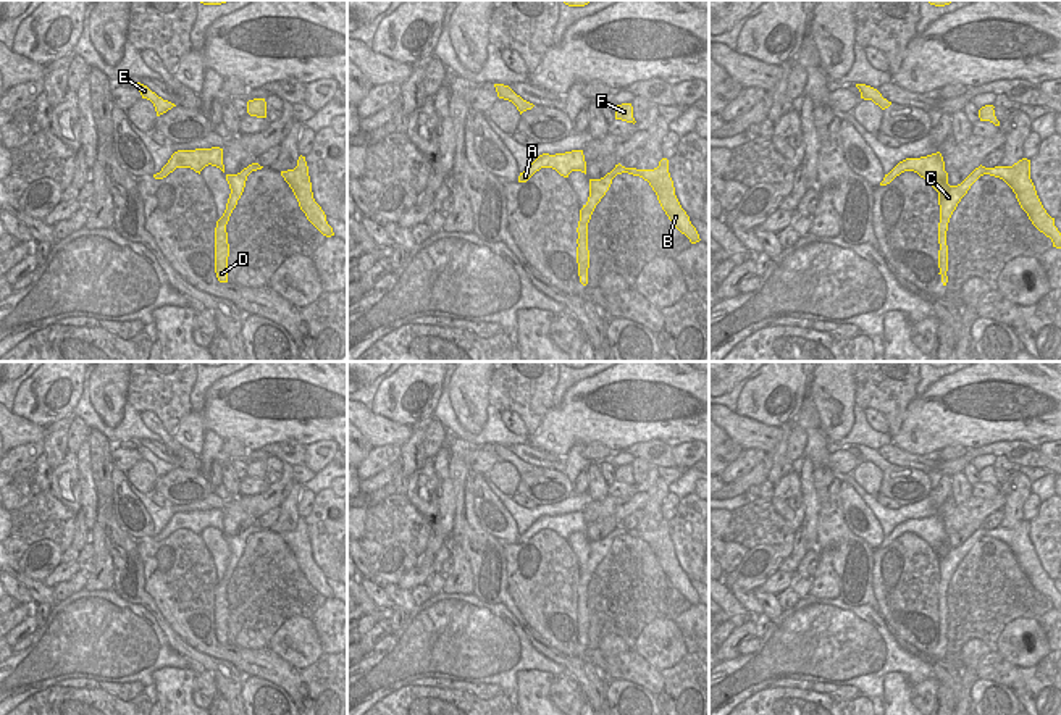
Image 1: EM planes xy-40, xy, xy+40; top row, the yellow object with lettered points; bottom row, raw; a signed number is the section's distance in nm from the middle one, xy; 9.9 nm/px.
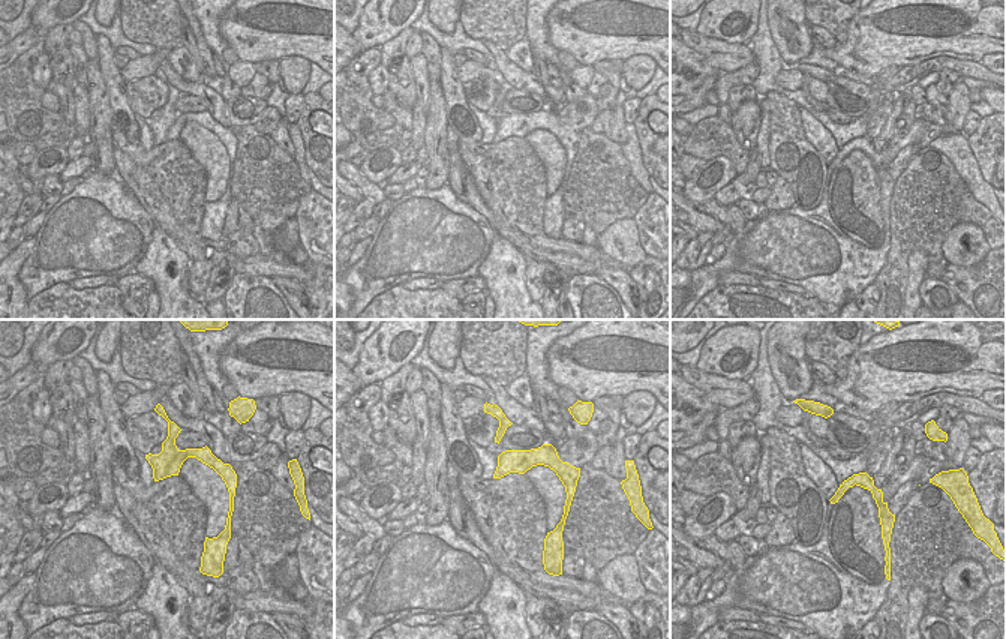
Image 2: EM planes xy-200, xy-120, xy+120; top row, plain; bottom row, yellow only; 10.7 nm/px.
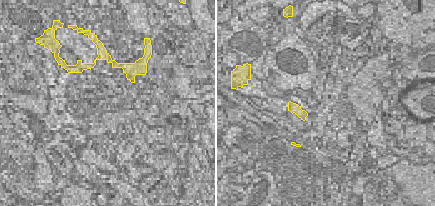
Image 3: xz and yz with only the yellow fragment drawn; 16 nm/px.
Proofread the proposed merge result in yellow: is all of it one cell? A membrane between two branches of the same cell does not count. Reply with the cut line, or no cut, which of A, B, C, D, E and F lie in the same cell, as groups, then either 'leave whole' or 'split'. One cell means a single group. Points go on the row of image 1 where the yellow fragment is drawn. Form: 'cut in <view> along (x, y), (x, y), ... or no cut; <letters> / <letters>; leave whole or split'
cut in xy+40 along (990, 168), (985, 173); A C D E / B F; split

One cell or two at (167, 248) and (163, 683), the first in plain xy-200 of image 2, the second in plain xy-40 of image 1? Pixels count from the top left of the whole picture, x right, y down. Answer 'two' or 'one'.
one

